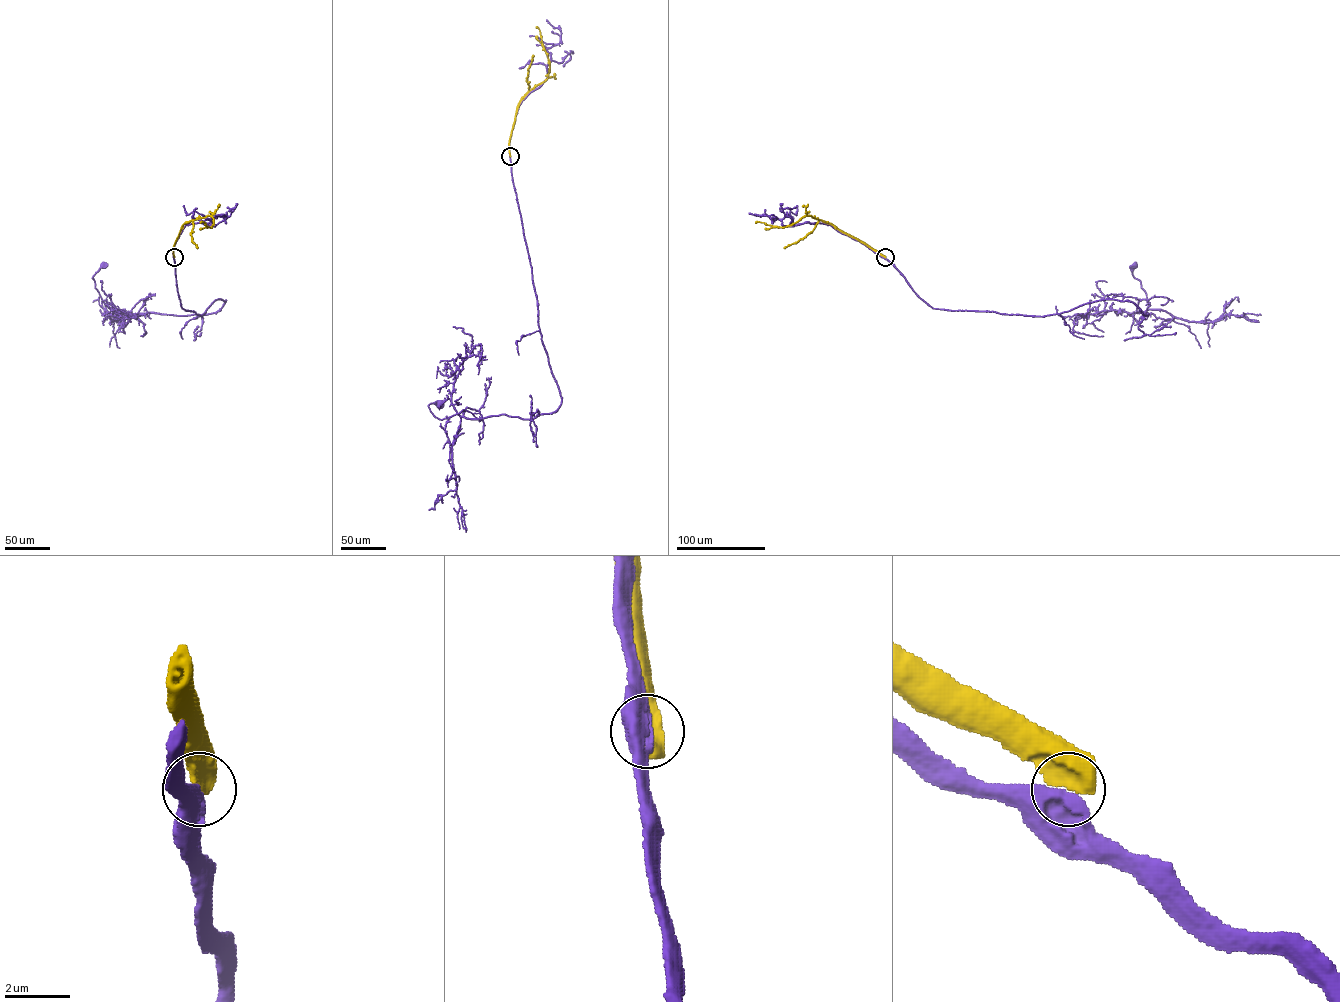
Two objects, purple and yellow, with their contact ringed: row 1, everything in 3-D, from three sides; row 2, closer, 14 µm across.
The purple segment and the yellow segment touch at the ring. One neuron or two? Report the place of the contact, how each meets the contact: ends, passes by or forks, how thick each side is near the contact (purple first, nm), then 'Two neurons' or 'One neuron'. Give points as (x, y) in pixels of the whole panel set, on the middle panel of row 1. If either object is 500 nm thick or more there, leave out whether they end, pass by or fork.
Place: (510, 156). Thickness 600 nm (purple) against 700 nm. Two neurons

